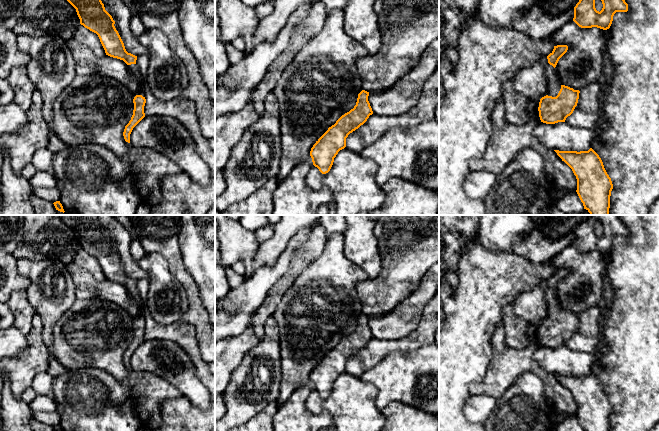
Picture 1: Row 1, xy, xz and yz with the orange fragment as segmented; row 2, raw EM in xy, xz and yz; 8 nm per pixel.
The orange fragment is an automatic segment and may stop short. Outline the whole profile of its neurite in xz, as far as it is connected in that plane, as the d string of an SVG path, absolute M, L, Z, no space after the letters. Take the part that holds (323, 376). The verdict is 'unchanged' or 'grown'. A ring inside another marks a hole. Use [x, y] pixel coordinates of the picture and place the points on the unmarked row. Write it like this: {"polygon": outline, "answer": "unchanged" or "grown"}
{"polygon": "M362 314L358 318L356 329L342 339L334 349L316 365L310 375L313 389L322 398L330 395L338 376L346 371L346 362L363 349L373 338L368 325L369 316Z", "answer": "unchanged"}

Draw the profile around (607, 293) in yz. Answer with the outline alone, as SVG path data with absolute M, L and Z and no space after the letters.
M609 253L604 254L604 262L605 262L605 270L603 272L602 302L599 305L601 312L600 312L600 316L598 319L599 339L598 339L597 349L596 349L597 356L600 354L606 354L608 351L608 345L606 343L603 331L604 331L604 327L605 327L605 316L611 306L613 296L614 296L612 286L610 284L610 281L608 280L607 273L606 273L606 270L610 264Z

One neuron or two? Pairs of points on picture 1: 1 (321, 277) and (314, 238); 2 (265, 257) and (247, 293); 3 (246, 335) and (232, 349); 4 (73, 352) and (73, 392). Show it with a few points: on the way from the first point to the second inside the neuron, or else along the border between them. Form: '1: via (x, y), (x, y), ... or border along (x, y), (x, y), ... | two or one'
1: border along (327, 239), (323, 251), (302, 274) | two
2: border along (280, 253), (272, 265), (260, 266), (254, 271) | two
3: via (243, 338), (235, 346) | one
4: border along (96, 367), (83, 366), (67, 371) | two

